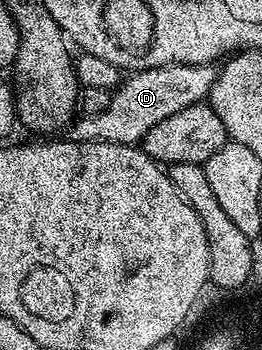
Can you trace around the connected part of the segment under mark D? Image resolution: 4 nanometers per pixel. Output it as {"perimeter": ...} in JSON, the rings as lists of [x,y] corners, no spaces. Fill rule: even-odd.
{"perimeter":[[[170,64],[167,67],[154,67],[139,69],[127,81],[121,81],[118,87],[111,93],[109,104],[101,114],[92,116],[82,116],[75,119],[66,130],[67,139],[72,141],[112,141],[113,144],[133,144],[139,143],[144,134],[156,126],[157,122],[162,122],[171,114],[176,114],[179,110],[184,110],[190,105],[205,101],[210,94],[211,87],[215,81],[217,69],[208,64]]]}

